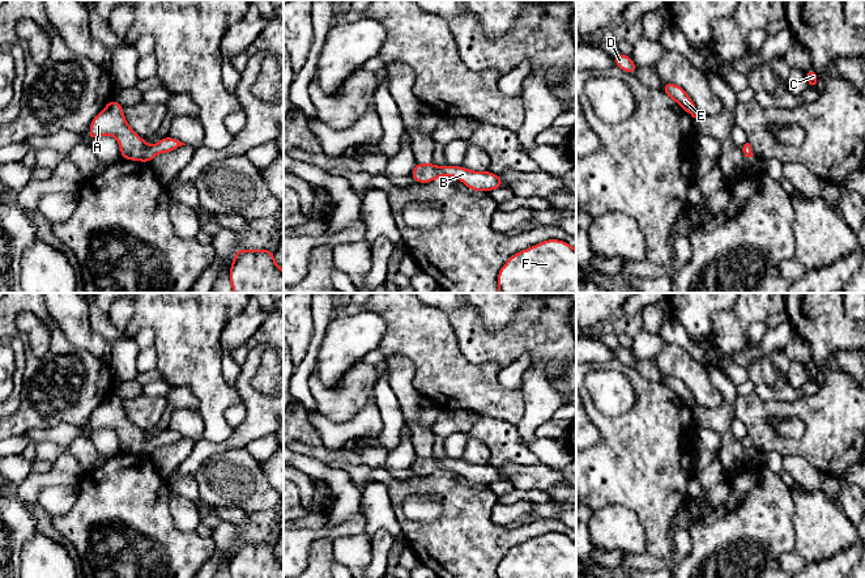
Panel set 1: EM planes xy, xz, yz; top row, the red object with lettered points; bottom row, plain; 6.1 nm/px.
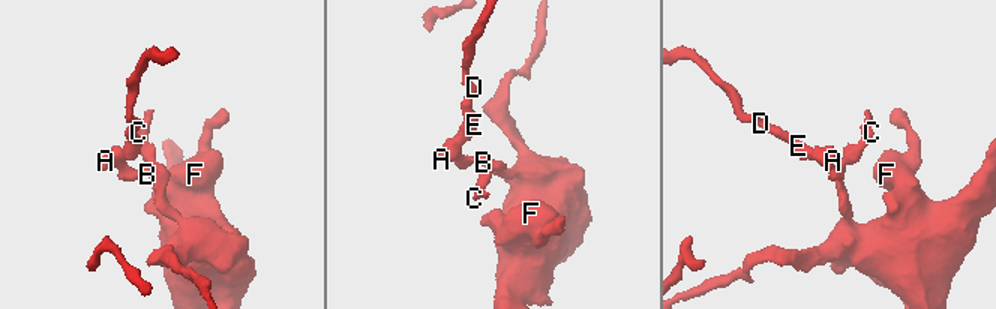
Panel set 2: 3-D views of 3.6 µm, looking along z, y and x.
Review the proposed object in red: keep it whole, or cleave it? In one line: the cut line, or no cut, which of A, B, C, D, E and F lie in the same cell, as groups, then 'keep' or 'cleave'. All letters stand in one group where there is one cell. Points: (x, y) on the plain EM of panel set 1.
no cut; A B C D E F; keep

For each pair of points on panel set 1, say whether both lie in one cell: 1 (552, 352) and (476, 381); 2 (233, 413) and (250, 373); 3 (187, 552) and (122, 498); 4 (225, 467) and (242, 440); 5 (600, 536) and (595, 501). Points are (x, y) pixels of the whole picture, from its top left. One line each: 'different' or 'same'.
1: different
2: different
3: same
4: different
5: different

